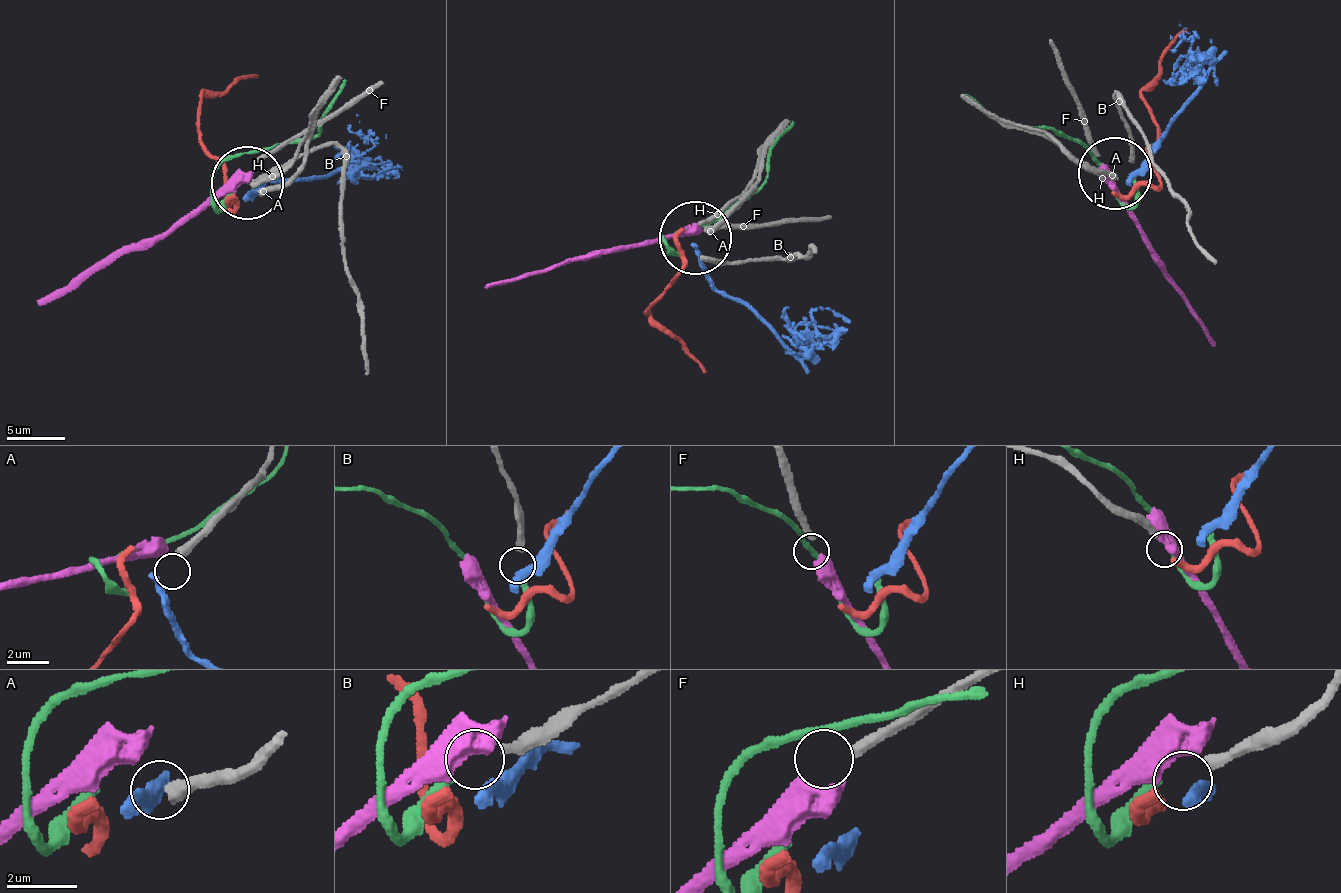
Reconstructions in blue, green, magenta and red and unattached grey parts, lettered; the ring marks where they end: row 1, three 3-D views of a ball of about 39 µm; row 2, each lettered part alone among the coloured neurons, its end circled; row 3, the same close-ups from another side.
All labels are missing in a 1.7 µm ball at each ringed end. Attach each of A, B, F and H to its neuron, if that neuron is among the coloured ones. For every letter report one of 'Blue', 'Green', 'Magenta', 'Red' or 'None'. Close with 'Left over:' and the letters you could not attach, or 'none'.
A: Blue
B: Green
F: Magenta
H: Red
Left over: none

